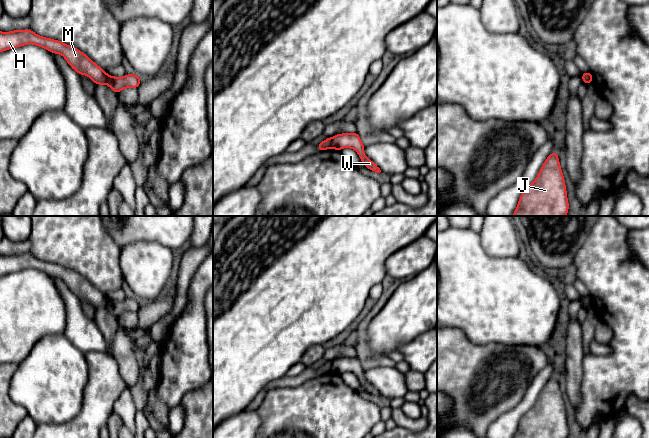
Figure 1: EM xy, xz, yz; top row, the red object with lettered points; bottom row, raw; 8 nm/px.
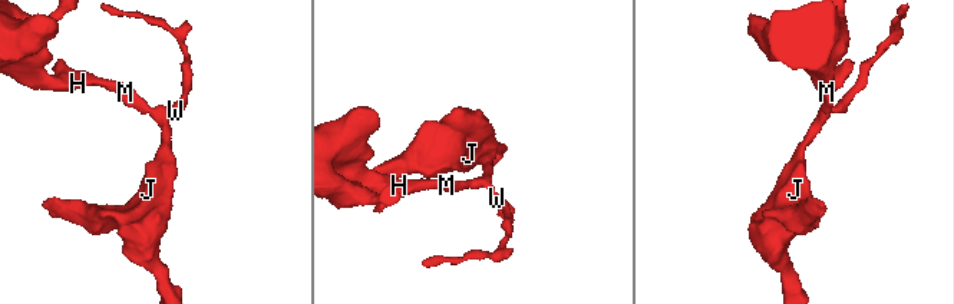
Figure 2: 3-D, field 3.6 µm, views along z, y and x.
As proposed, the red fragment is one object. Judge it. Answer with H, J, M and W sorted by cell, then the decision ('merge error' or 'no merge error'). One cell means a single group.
H M / J W | merge error

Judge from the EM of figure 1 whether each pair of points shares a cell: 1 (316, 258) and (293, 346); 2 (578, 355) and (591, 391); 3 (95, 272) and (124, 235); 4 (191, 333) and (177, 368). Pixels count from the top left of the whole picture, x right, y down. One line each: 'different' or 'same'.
1: same
2: different
3: different
4: same

